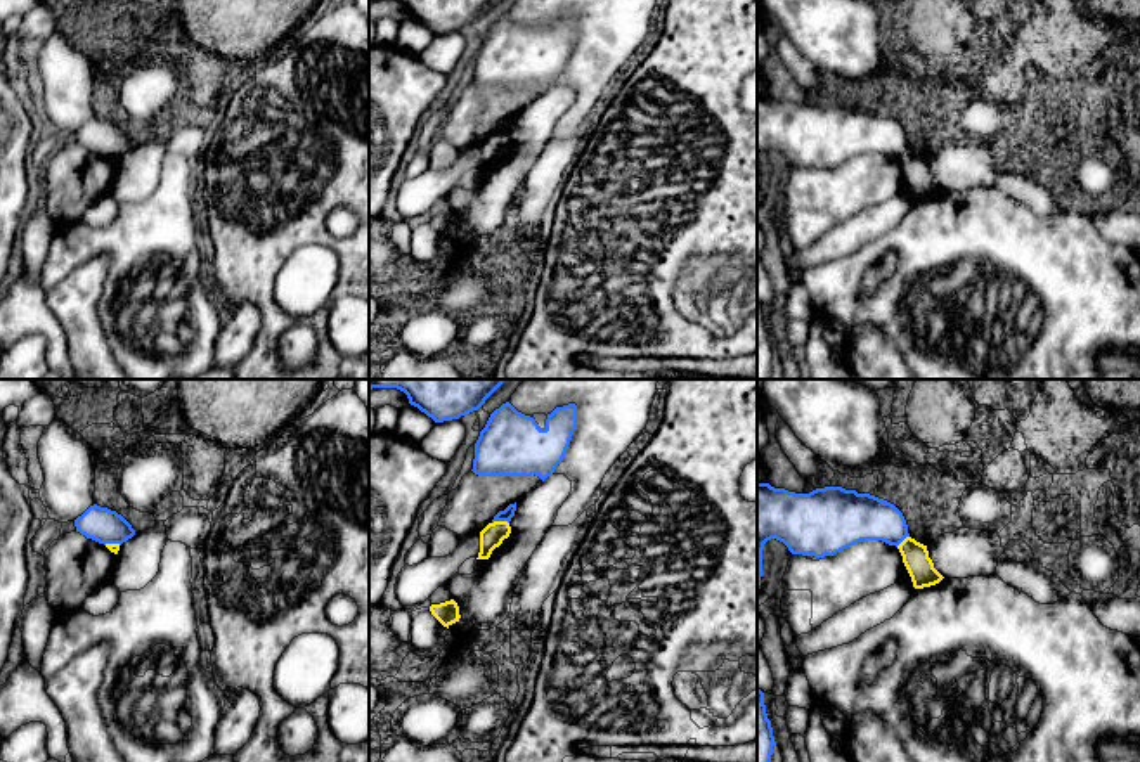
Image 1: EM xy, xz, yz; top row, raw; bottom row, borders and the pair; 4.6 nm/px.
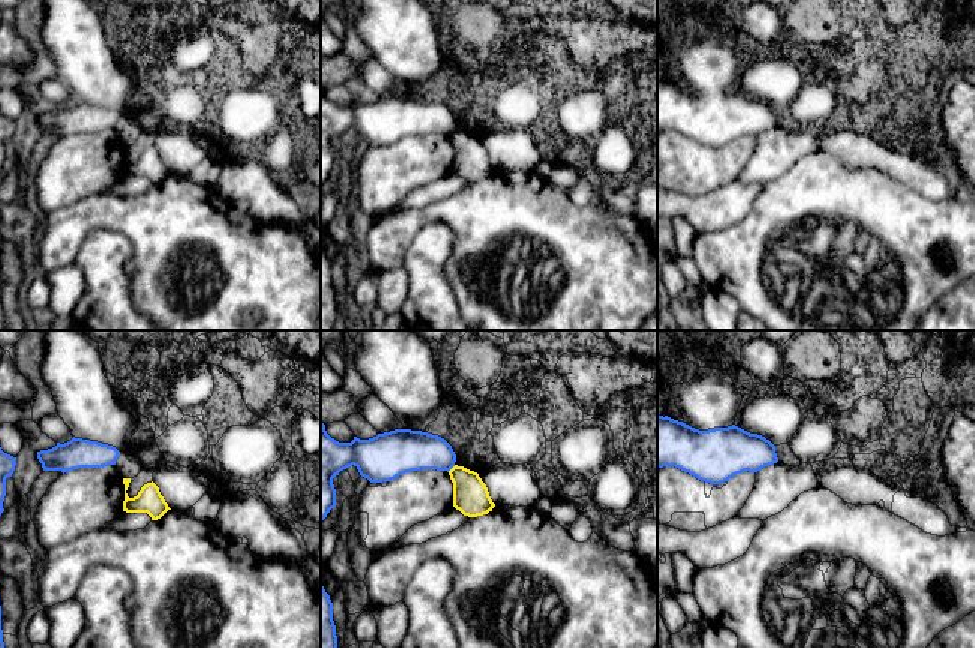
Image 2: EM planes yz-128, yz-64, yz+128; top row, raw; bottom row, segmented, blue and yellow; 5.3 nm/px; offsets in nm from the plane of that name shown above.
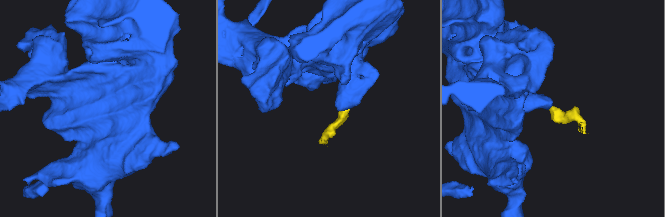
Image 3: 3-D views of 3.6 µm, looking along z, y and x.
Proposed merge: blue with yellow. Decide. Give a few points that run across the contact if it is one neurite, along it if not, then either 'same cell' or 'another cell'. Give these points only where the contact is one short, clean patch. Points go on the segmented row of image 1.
line xz (508, 522), (492, 523); another cell

